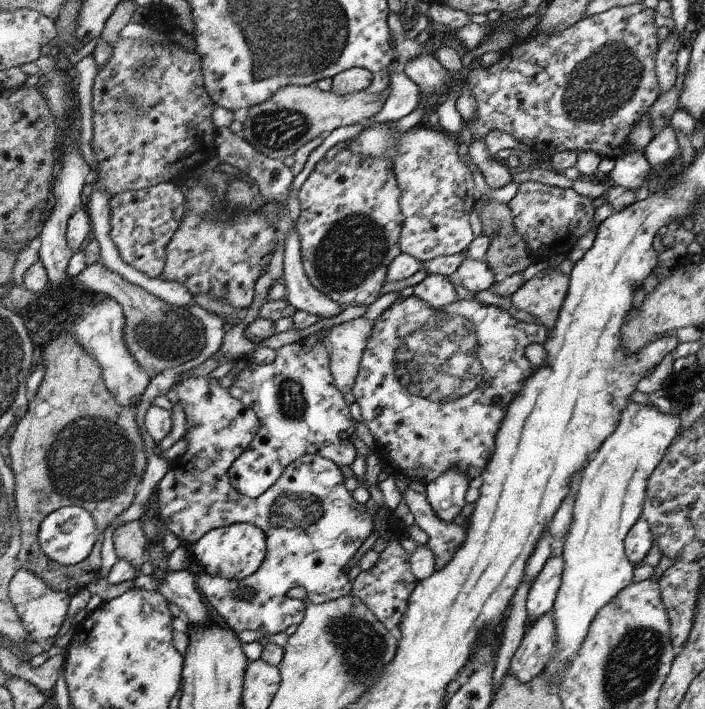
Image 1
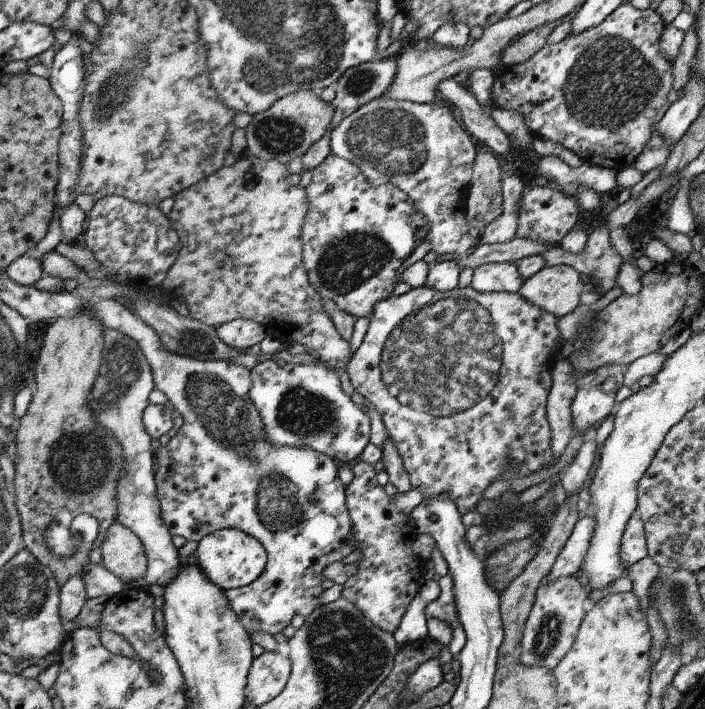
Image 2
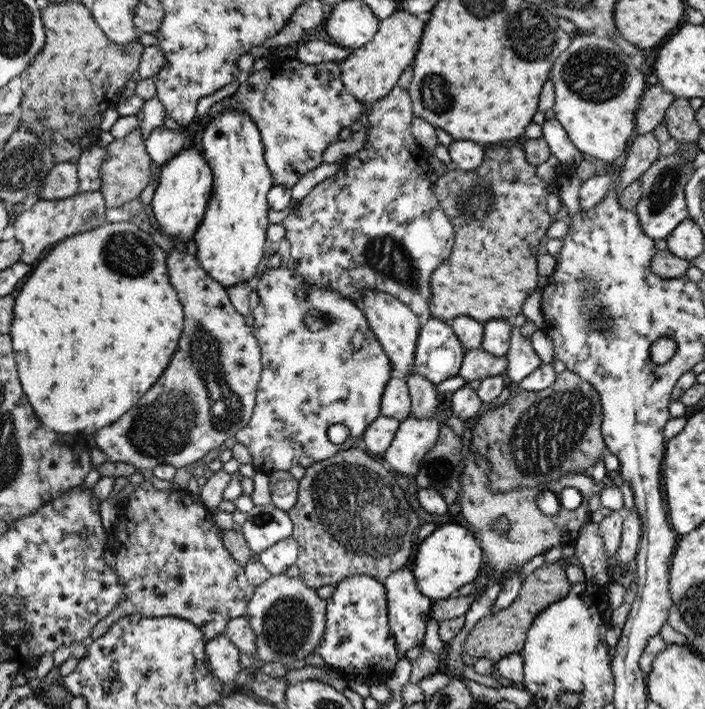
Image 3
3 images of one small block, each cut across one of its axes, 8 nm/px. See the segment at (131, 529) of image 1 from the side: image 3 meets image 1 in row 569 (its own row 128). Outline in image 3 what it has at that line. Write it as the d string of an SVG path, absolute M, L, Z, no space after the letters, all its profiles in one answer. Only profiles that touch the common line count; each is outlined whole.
M141 127L132 130L126 137L115 139L107 145L107 154L100 165L100 180L102 188L99 190L105 196L109 208L116 208L138 198L142 190L150 184L150 164L152 160L147 154Z

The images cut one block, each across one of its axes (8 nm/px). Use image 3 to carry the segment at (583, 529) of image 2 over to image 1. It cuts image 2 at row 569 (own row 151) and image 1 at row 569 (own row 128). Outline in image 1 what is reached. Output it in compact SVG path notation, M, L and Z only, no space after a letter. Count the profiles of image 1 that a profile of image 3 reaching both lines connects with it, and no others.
M562 555L550 557L528 591L526 608L531 623L553 608L557 597L565 560Z

